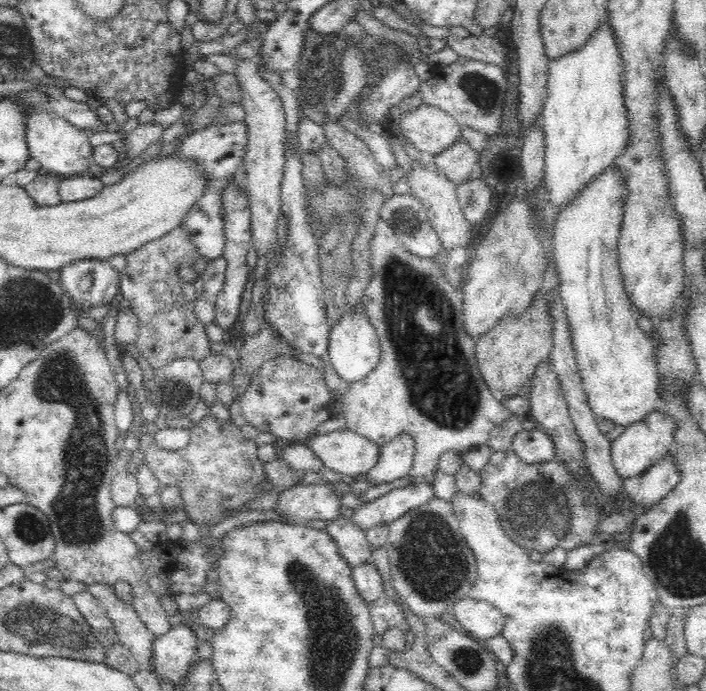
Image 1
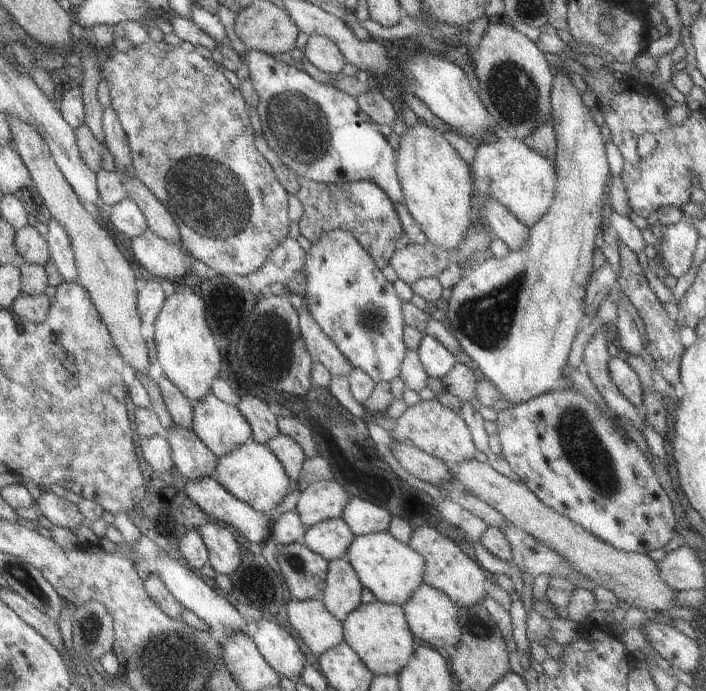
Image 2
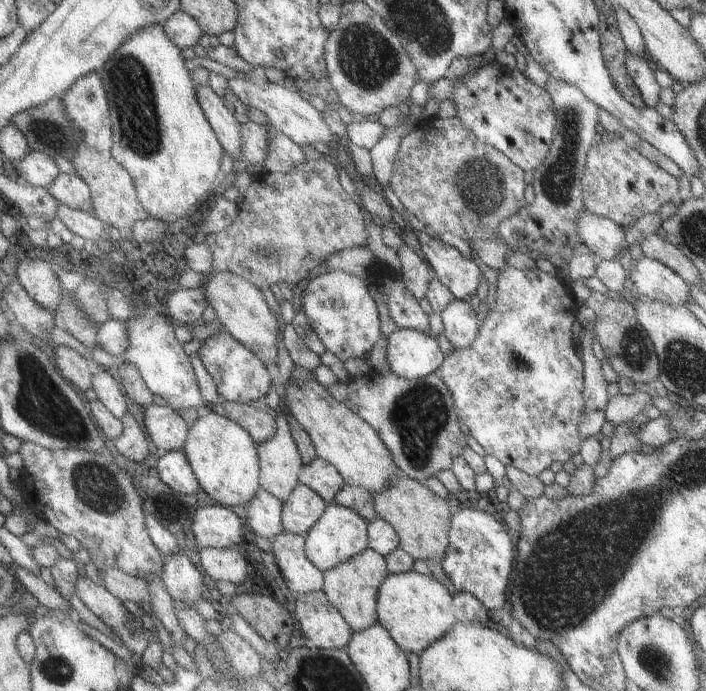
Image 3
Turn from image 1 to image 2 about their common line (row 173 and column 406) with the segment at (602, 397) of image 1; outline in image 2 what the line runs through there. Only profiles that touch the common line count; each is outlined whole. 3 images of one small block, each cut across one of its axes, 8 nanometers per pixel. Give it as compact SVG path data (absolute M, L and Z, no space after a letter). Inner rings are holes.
M419 584L413 594L401 604L407 628L414 638L427 642L431 647L446 654L459 642L460 628L457 626L457 607L440 590Z

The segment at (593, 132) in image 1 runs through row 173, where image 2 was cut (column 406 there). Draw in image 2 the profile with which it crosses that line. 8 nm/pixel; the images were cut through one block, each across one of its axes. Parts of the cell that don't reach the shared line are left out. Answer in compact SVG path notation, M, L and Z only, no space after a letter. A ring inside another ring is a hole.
M387 531L354 536L345 550L345 556L361 586L367 588L377 601L401 607L413 594L413 590L422 583L423 557Z

